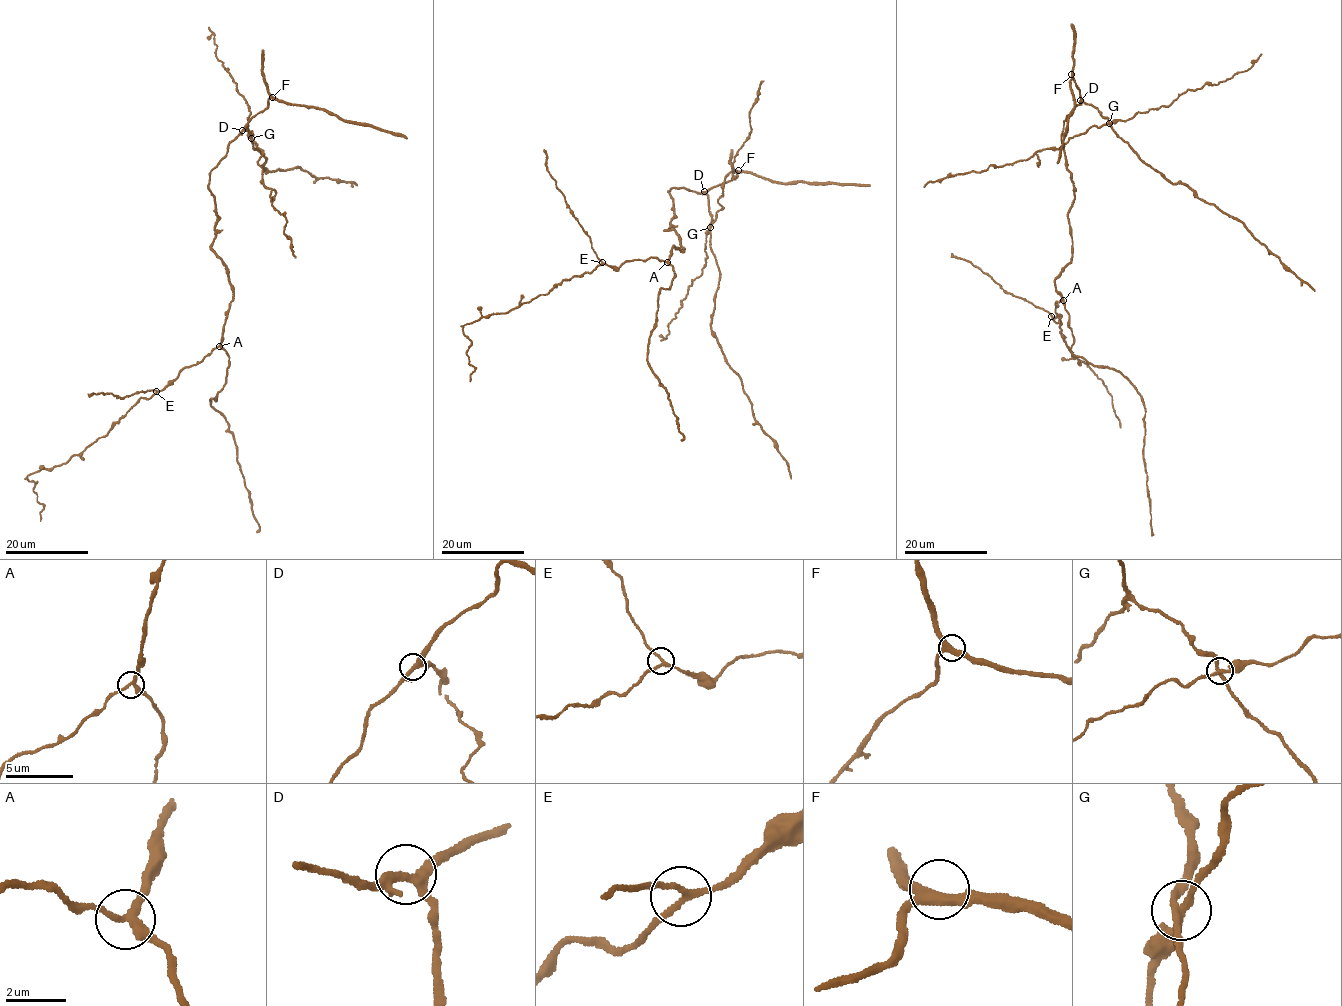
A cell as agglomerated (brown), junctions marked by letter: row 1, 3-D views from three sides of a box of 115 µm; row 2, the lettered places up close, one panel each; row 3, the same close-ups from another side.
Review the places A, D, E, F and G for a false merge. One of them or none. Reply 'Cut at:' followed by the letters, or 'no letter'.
Cut at: G

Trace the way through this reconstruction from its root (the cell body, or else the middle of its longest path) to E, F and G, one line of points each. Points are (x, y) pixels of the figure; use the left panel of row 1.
E: (213, 244), (233, 291), (223, 340), (156, 391)
F: (213, 244), (217, 215), (215, 197), (208, 188), (211, 171), (272, 97)
G: (213, 244), (217, 215), (215, 197), (208, 188), (211, 171), (226, 154), (230, 142), (247, 128), (251, 138)

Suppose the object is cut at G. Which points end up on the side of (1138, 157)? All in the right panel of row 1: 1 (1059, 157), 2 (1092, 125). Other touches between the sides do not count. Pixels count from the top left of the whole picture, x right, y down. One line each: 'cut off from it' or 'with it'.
1: with it
2: cut off from it

